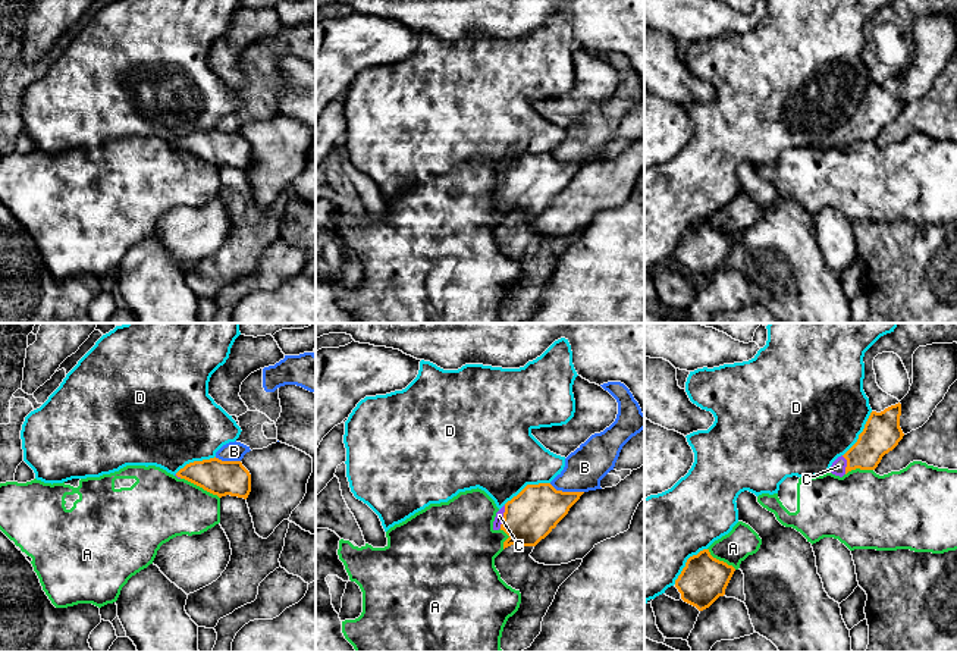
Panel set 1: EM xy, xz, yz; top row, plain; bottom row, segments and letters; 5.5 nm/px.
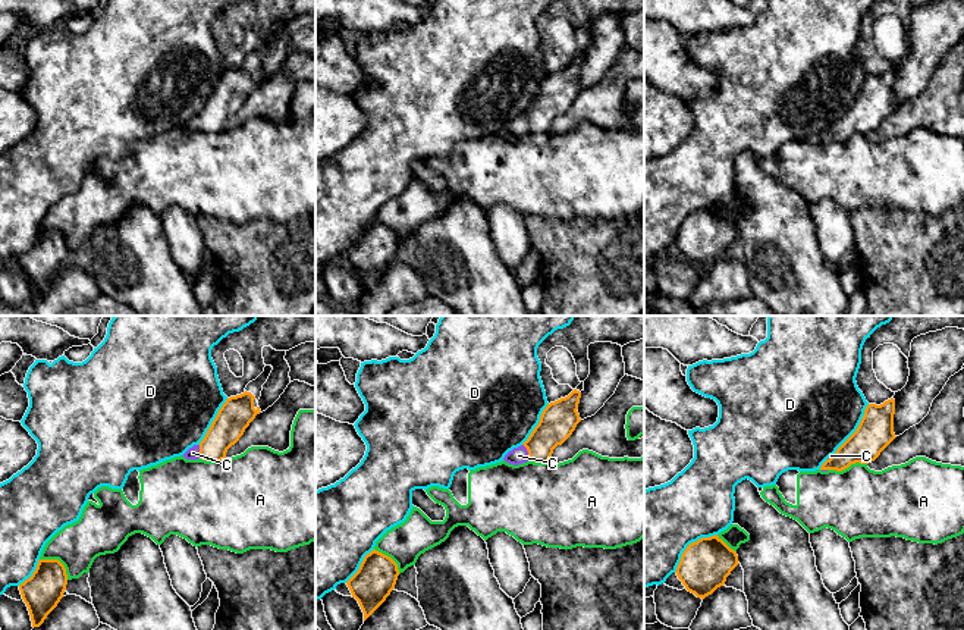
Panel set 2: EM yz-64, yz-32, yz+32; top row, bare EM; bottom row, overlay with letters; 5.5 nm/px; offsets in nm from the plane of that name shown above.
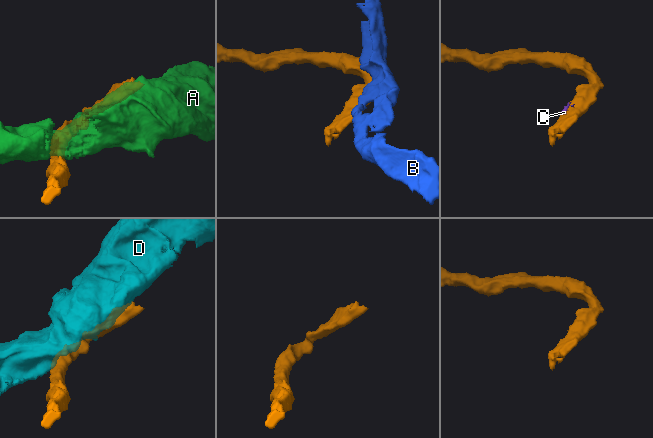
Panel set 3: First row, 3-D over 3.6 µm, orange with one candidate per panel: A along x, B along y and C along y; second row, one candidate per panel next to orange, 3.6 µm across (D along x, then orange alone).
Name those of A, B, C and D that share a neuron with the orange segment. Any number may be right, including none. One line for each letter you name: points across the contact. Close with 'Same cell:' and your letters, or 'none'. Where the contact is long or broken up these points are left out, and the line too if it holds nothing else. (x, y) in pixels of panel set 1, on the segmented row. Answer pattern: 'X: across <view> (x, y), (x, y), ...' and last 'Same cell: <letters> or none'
C: across xz (529, 517), (504, 517), (499, 516)
Same cell: C

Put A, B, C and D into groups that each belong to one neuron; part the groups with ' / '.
A / B / C / D

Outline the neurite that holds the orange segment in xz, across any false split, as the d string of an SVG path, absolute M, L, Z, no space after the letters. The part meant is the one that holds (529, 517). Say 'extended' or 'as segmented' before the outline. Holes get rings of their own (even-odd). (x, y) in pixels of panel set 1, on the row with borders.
extended | M550 483L527 485L496 512L493 530L501 529L509 536L503 542L503 549L511 545L536 546L556 527L583 493L556 490Z

